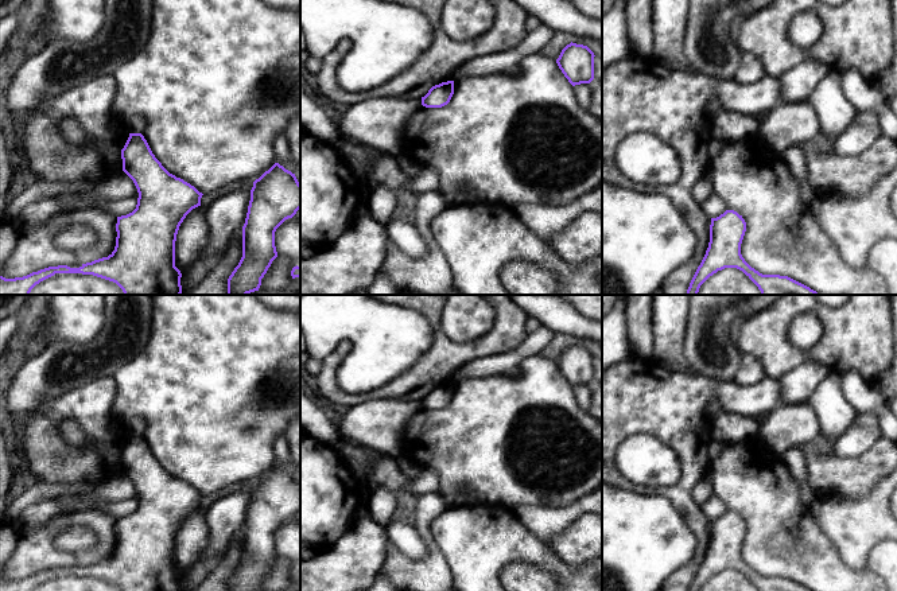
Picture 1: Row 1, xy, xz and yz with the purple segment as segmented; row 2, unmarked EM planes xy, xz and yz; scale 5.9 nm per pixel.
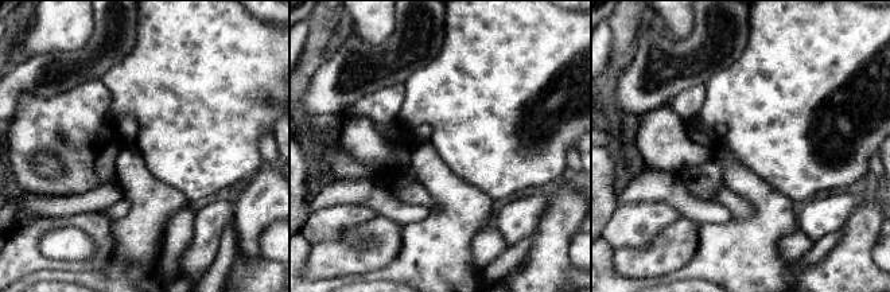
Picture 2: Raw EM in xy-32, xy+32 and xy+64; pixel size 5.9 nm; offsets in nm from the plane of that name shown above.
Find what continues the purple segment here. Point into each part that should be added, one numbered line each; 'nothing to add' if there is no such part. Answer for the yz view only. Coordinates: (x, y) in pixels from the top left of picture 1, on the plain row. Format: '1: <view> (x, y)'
nothing to add

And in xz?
nothing to add

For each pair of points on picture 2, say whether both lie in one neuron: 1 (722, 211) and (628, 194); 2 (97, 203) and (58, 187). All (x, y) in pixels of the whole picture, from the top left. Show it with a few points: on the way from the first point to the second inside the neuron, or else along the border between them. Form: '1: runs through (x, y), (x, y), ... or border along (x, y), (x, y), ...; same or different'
1: runs through (699, 211), (692, 209), (673, 191), (651, 191); same
2: border along (107, 183), (80, 194), (45, 195); different

